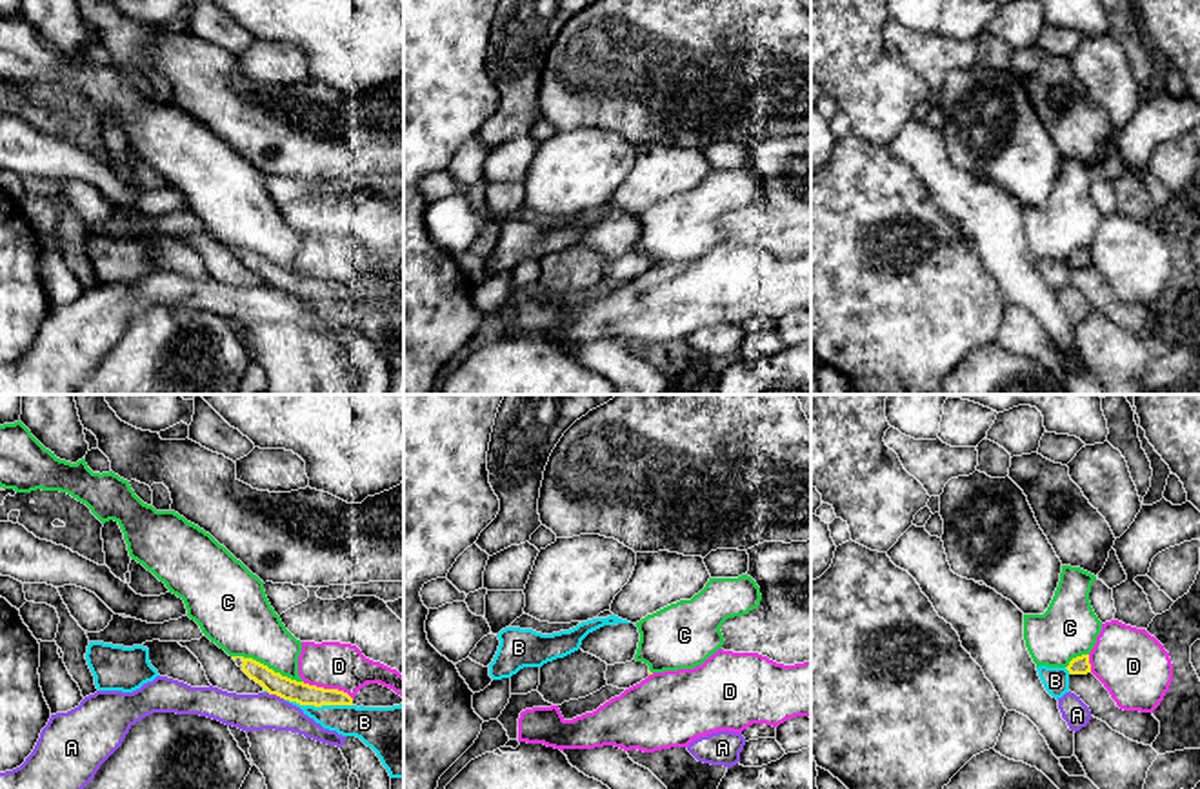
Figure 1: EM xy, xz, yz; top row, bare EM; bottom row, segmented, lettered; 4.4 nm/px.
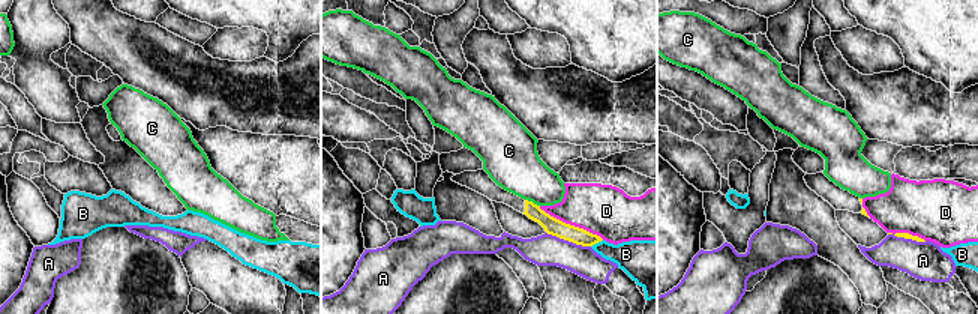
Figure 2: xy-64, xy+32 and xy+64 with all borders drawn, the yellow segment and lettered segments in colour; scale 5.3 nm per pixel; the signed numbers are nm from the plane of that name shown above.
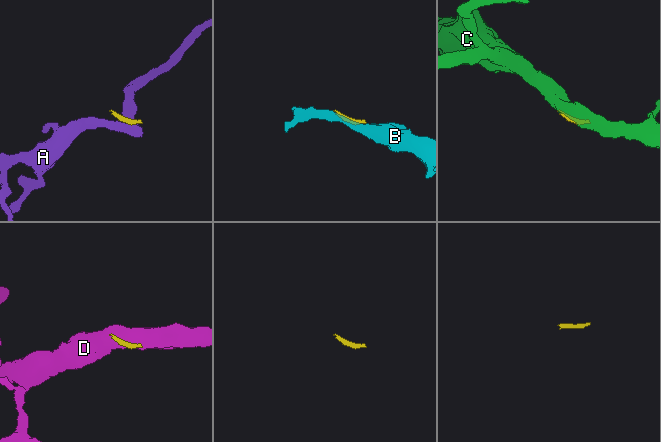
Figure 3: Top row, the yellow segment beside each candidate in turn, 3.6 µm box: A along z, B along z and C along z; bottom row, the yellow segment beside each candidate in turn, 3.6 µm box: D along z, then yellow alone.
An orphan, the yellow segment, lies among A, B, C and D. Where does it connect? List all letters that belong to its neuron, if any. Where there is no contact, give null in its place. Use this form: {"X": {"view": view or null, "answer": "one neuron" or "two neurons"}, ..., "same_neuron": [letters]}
{"A": {"view": "xy", "answer": "two neurons"}, "B": {"view": "xy", "answer": "two neurons"}, "C": {"view": "xy", "answer": "two neurons"}, "D": {"view": "xy", "answer": "two neurons"}, "same_neuron": []}

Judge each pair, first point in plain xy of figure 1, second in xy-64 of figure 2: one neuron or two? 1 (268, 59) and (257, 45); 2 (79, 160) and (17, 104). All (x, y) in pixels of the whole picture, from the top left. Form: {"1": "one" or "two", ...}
{"1": "one", "2": "two"}

